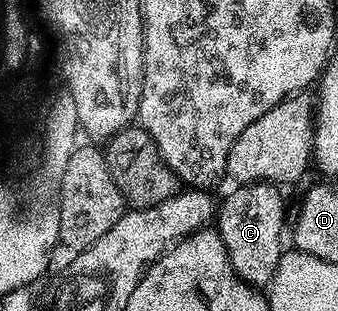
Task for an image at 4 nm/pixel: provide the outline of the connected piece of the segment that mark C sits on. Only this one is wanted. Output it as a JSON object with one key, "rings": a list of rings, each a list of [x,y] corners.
{"rings":[[[249,182],[235,189],[220,206],[218,233],[236,275],[252,286],[264,288],[271,282],[282,253],[280,233],[284,230],[284,198],[280,195],[281,187],[271,182]]]}

